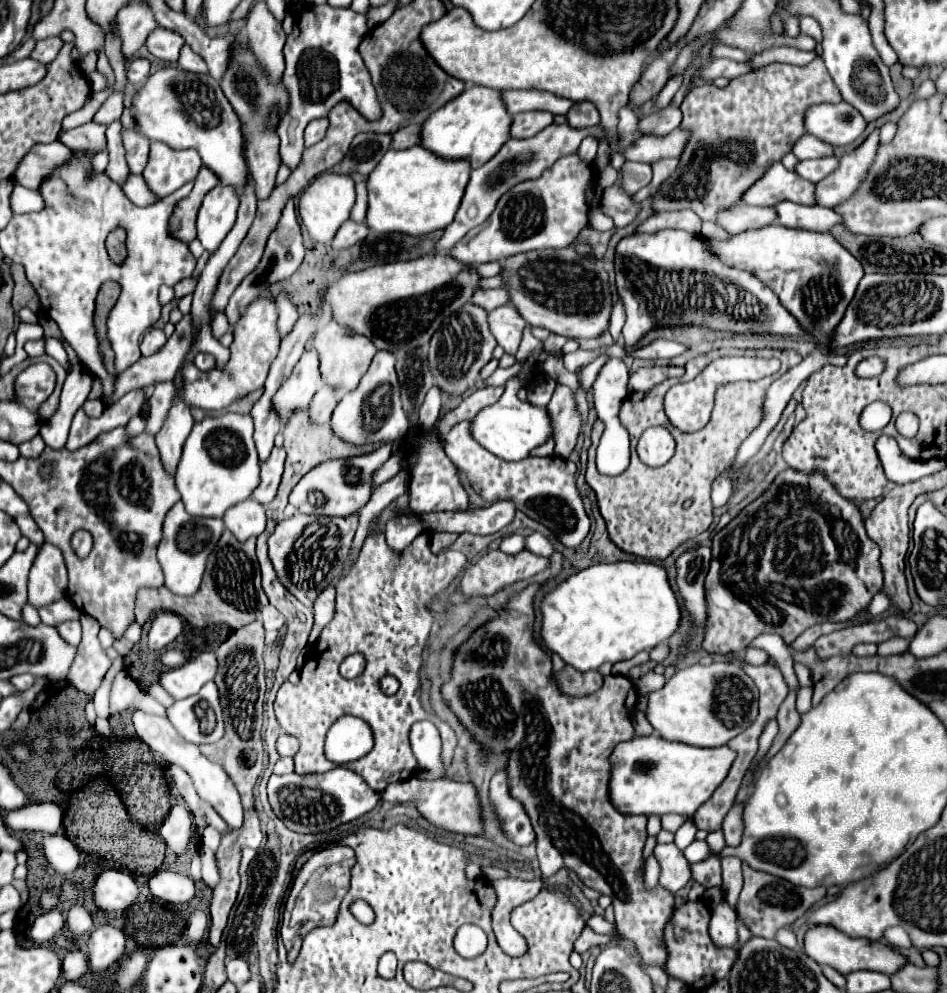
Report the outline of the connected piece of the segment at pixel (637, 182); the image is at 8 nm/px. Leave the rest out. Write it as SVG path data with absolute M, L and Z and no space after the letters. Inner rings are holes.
M626 161L624 167L620 169L620 187L628 193L634 195L638 189L646 187L652 179L652 167L644 163L634 163Z

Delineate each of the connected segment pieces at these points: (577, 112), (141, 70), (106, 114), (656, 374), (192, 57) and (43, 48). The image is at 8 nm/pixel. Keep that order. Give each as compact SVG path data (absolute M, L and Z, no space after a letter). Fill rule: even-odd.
M580 101L580 103L576 103L576 107L572 107L572 111L568 111L566 121L570 127L576 127L576 129L592 127L592 125L600 123L600 113L596 111L594 103Z
M134 59L130 61L128 65L128 81L132 85L142 85L148 77L148 71L150 71L150 61L148 59Z
M112 93L104 103L102 103L102 107L96 111L96 115L94 115L94 123L102 123L102 125L110 125L112 121L116 121L116 119L120 119L120 115L122 115L122 95L120 93Z
M666 365L666 367L642 367L634 373L630 373L630 379L628 379L628 393L634 393L634 391L650 391L652 387L656 387L658 383L662 383L664 379L668 377L682 377L684 375L684 367L672 367L672 365Z
M184 45L180 49L180 59L178 59L178 67L182 67L184 71L194 71L194 73L206 73L206 63L200 59L200 55L196 55L188 45Z
M48 37L48 39L44 39L44 41L38 41L36 47L32 49L30 59L48 63L54 55L58 55L58 47L62 47L62 39L60 39L60 37Z

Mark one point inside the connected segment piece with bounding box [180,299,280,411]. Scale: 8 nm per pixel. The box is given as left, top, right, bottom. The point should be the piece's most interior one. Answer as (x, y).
(256, 340)

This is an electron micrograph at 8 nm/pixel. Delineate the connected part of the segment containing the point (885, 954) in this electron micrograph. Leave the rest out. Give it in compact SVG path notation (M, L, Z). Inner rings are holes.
M816 925L816 927L806 931L804 951L816 963L828 965L828 967L840 971L842 975L848 975L848 973L860 971L860 969L880 971L880 973L892 975L894 971L898 971L908 961L904 955L900 955L894 947L890 947L886 943L872 943L868 939L852 939L852 937L844 935L842 931L836 931L836 927L824 927L824 925Z

